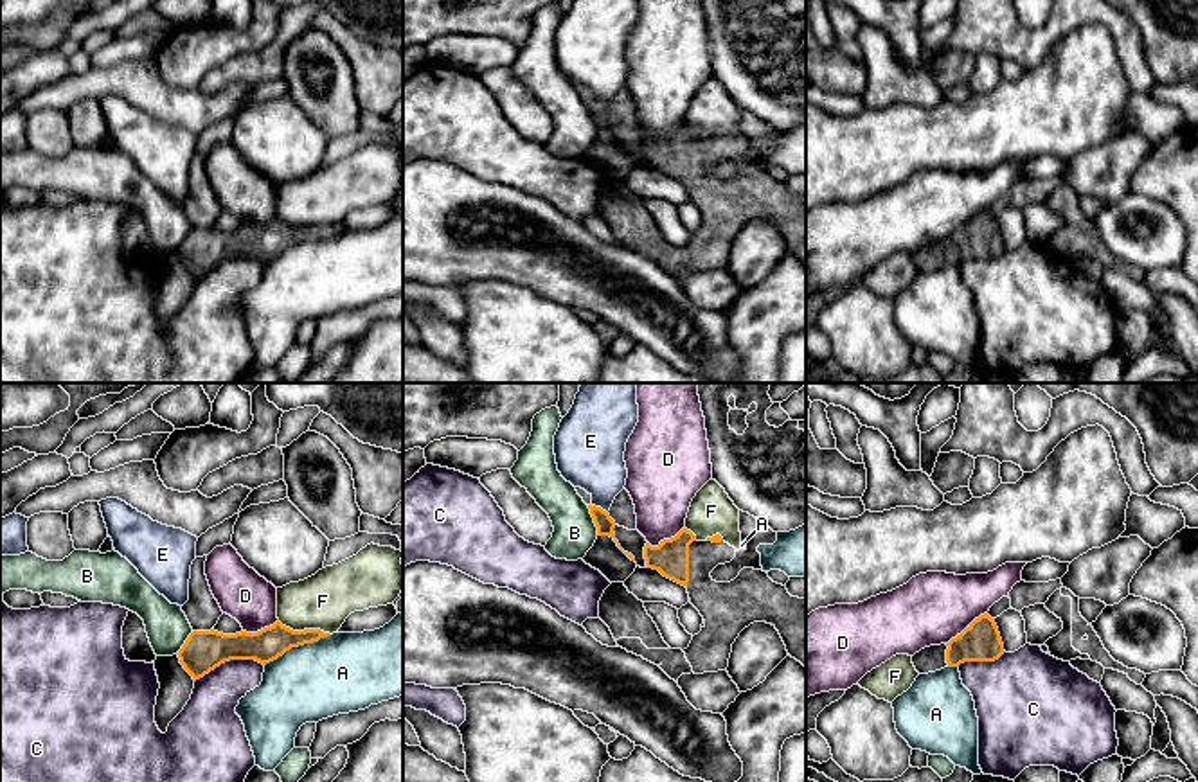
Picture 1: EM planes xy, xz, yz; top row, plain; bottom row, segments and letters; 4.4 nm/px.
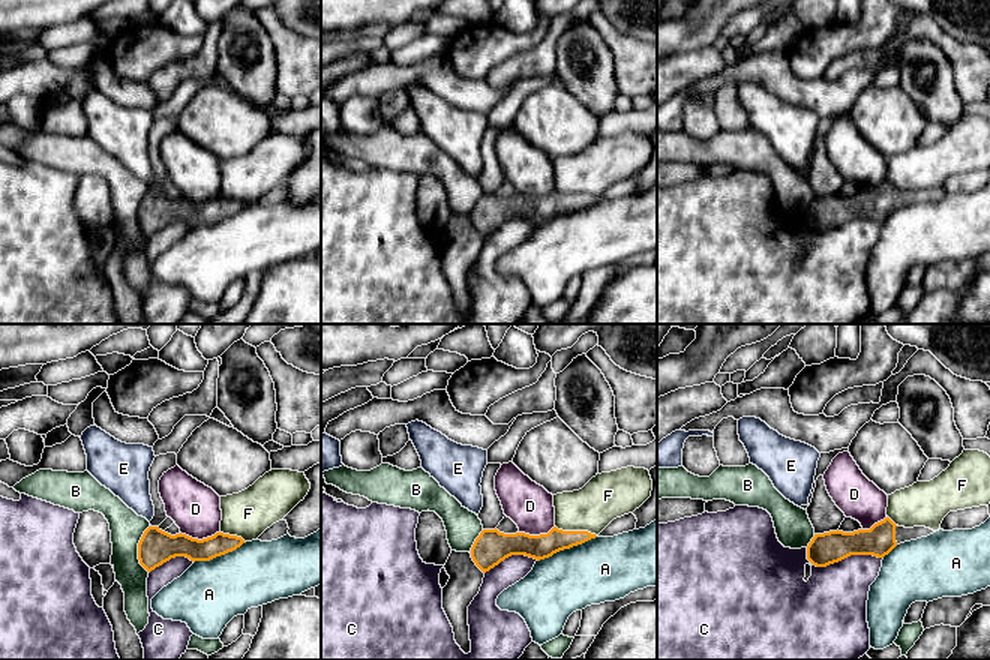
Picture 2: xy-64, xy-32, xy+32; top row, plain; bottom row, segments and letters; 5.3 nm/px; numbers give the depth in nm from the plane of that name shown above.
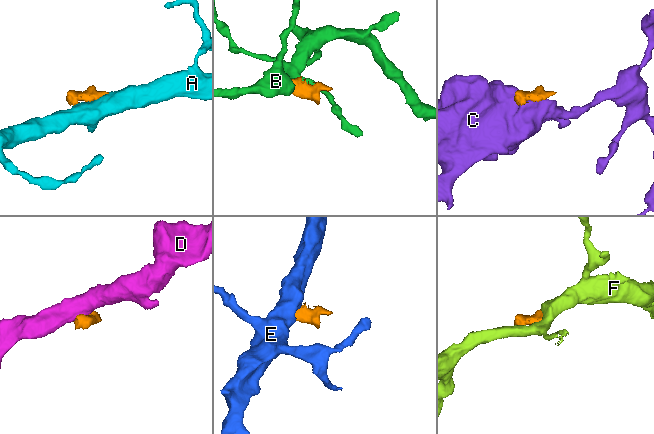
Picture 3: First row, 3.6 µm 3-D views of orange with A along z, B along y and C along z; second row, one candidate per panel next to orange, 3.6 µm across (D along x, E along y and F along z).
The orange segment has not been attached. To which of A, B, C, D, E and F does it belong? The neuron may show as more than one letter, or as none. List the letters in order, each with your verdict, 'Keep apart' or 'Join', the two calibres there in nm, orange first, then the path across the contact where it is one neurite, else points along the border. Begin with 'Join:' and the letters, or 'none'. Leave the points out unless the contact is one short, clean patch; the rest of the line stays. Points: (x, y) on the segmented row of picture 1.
Join: none
A: Keep apart. Thickness 150 nm (orange) against 360 nm
B: Keep apart. Thickness 80 nm (orange) against 190 nm. Boundary: xz (587, 506), (598, 534)
C: Keep apart. Thickness 180 nm (orange) against 220 nm
D: Keep apart. Thickness 180 nm (orange) against 320 nm. Boundary: yz (986, 612), (947, 644)
E: Keep apart. Thickness 80 nm (orange) against 300 nm. Boundary: xz (592, 504), (607, 513)
F: Keep apart. Thickness 150 nm (orange) against 260 nm. Boundary: xy (277, 621), (294, 630), (322, 630), (330, 633)

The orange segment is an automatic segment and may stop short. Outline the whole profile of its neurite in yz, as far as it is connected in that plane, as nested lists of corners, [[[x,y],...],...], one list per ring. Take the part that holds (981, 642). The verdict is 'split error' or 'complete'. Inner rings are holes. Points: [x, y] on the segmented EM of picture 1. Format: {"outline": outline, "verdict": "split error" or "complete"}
{"outline": [[[984,613],[948,644],[930,645],[916,653],[912,663],[919,674],[928,674],[944,667],[959,667],[964,662],[995,662],[1004,653],[995,618]]], "verdict": "split error"}

